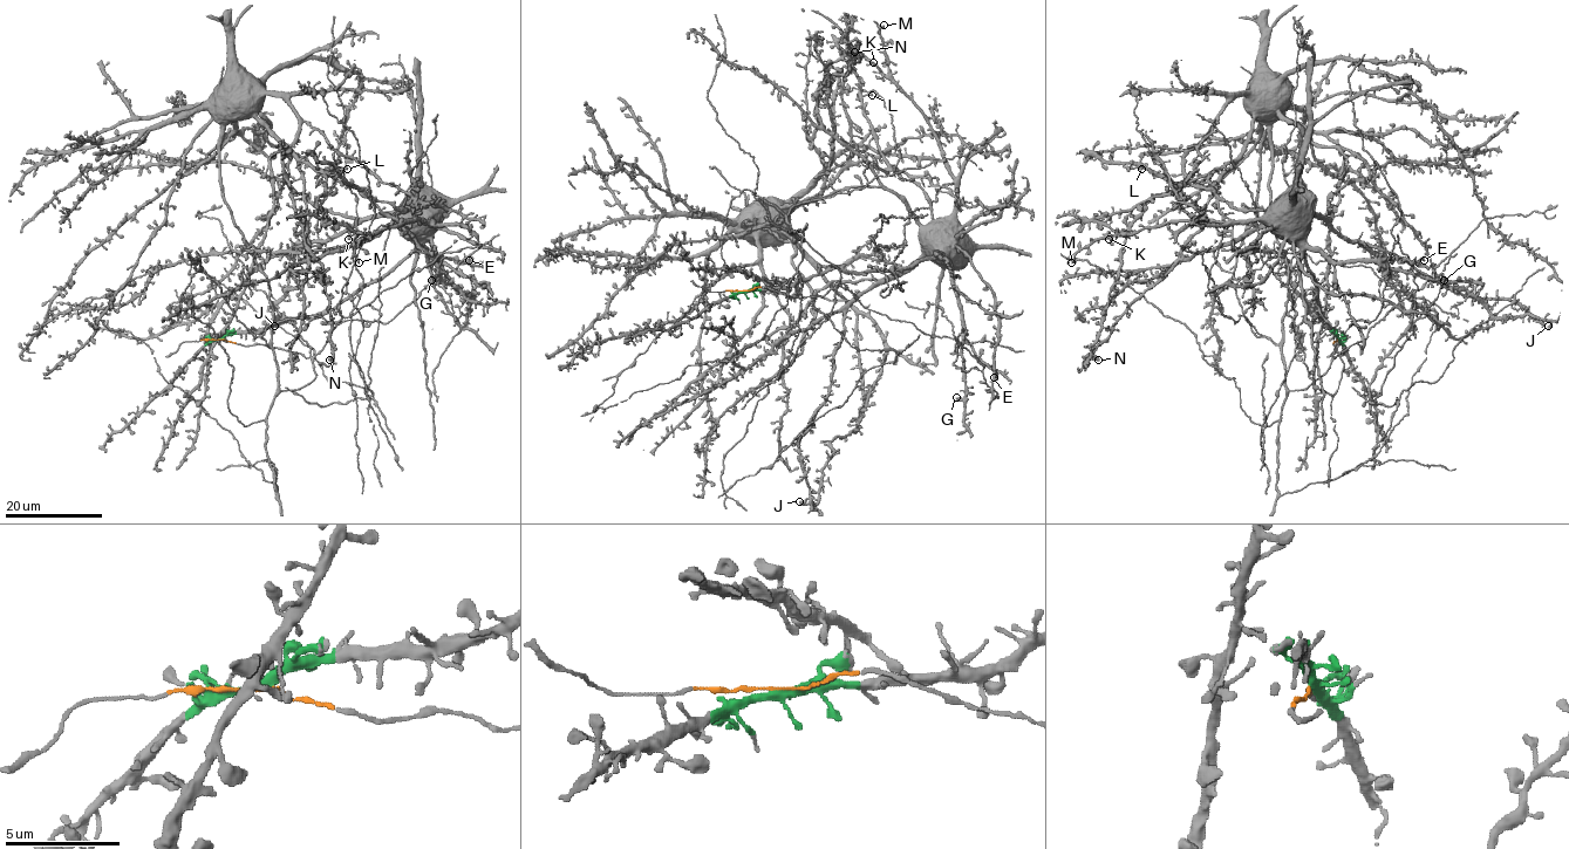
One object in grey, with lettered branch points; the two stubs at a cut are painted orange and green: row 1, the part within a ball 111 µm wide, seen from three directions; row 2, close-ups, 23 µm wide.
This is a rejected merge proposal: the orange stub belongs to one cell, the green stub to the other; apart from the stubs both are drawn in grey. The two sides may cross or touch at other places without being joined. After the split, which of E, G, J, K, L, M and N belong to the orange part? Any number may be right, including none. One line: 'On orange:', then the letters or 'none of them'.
On orange: N

